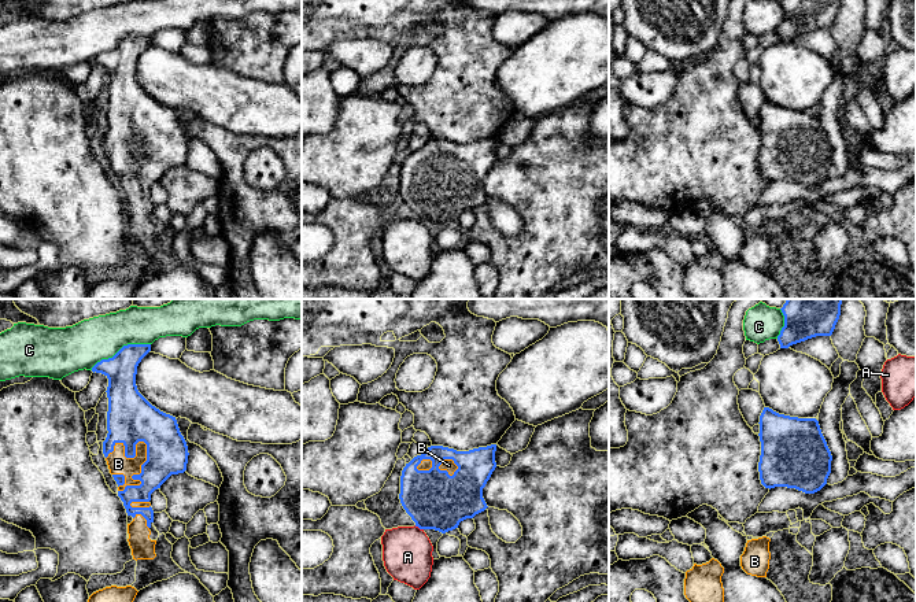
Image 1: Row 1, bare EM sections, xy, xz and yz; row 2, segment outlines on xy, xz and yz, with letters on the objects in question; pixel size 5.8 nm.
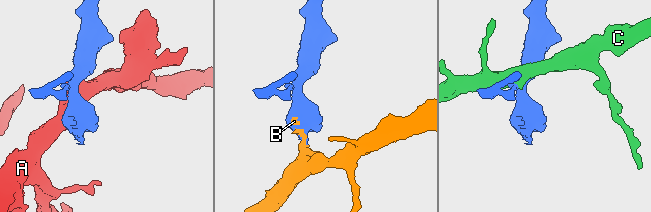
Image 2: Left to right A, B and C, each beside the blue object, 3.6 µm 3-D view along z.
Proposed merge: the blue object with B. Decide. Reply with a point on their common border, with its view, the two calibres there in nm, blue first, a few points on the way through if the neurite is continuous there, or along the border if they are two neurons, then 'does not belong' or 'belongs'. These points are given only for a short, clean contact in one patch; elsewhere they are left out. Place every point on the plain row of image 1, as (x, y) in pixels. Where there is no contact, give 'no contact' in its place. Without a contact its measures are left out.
meets blue in xy at (135, 167); 240 nm thick on the blue side, 120 nm on the other; belongs

